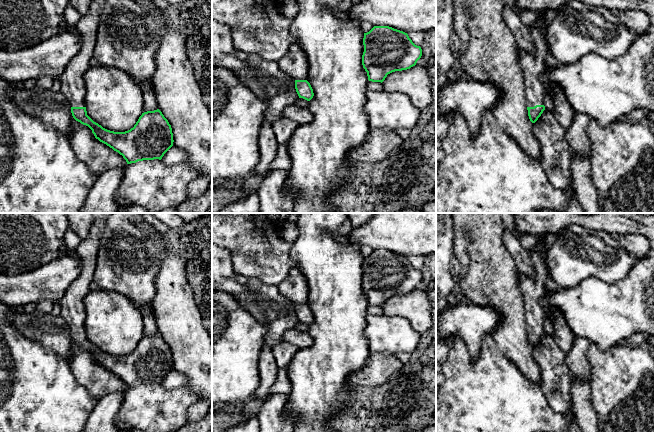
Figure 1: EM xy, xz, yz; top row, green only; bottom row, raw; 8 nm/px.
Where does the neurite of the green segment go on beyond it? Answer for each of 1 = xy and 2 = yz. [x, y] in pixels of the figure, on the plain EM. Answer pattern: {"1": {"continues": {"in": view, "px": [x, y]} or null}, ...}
{"1": {"continues": {"in": "xy", "px": [72, 310]}}, "2": {"continues": {"in": "yz", "px": [533, 289]}}}

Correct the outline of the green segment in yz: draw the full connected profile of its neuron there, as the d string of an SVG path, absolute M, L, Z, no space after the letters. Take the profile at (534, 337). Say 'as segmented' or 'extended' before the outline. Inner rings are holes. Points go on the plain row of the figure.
extended; M535 246L529 250L533 265L536 270L536 277L529 278L528 276L519 273L518 280L521 292L523 294L523 299L525 302L525 322L527 324L527 334L528 340L532 347L535 347L545 334L544 322L546 320L546 314L540 306L540 299L546 294L545 282L549 277L549 273L546 267L546 260L541 256L541 254L536 250Z

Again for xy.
extended; M93 213L89 235L81 240L75 250L81 271L60 300L60 315L70 327L73 342L88 350L96 363L122 379L127 388L161 384L173 370L174 364L171 349L159 333L142 337L134 351L125 356L107 354L87 339L83 299L90 292L90 284L94 281L100 239L110 214Z

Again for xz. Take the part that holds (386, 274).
as segmented; M374 250L369 256L364 257L363 269L362 289L367 296L368 304L372 306L382 307L388 298L410 293L422 280L421 271L415 269L407 257L389 250Z

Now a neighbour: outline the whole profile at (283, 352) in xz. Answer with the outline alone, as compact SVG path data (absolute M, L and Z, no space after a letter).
M284 341L272 347L275 361L281 368L287 368L290 365L297 351L296 346Z

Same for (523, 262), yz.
M504 229L502 241L507 251L513 257L517 271L529 278L535 278L536 270L530 253L521 246L518 235L512 230Z

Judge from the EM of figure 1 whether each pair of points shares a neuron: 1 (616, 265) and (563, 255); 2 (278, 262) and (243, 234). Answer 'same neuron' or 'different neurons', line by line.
1: same neuron
2: same neuron

